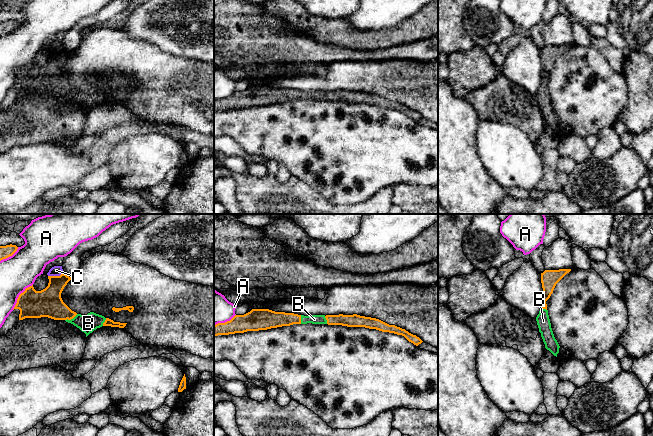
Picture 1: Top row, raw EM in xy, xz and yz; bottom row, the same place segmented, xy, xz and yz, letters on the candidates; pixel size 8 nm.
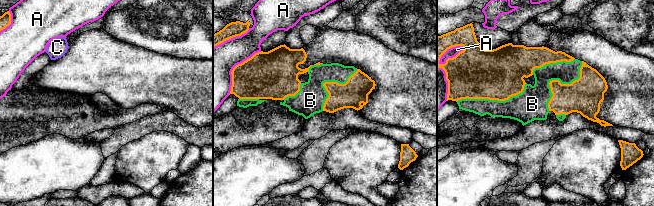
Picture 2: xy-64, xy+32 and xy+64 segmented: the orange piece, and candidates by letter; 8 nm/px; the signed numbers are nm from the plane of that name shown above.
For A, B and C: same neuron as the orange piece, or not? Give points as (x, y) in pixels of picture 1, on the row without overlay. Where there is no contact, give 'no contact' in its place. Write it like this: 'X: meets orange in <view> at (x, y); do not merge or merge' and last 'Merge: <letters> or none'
A: meets orange in xy at (19, 72); do not merge
B: meets orange in xy at (71, 94); merge
C: meets orange in xy at (55, 52); do not merge
Merge: B

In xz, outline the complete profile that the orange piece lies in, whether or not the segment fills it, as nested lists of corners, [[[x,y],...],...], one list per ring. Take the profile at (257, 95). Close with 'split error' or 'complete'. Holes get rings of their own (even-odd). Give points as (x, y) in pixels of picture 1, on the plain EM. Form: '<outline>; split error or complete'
[[[252,85],[244,91],[235,91],[230,97],[214,101],[214,112],[244,109],[247,107],[267,106],[293,100],[328,100],[347,103],[365,103],[382,108],[404,112],[409,118],[418,122],[423,117],[395,101],[389,101],[379,95],[353,91],[311,91],[304,92],[294,89],[275,88],[269,85]]]; split error

